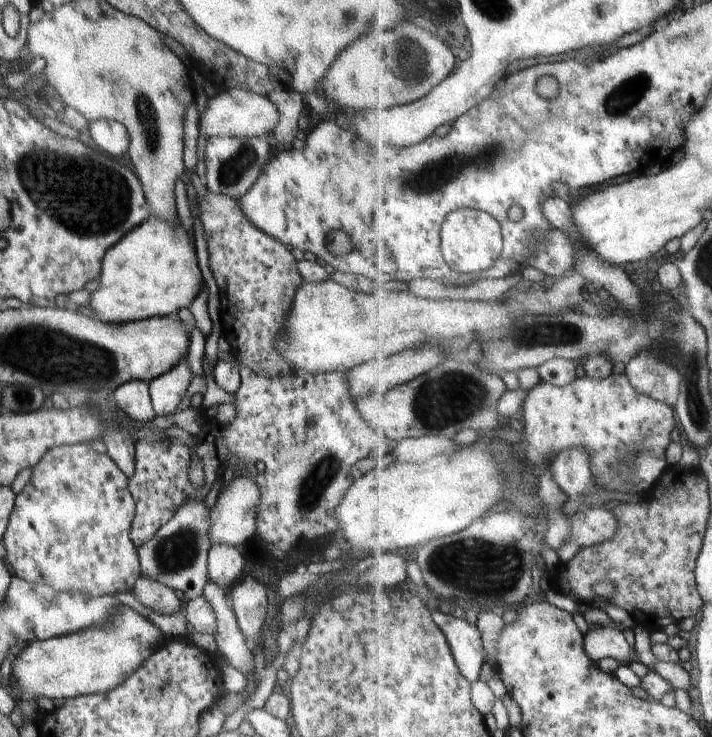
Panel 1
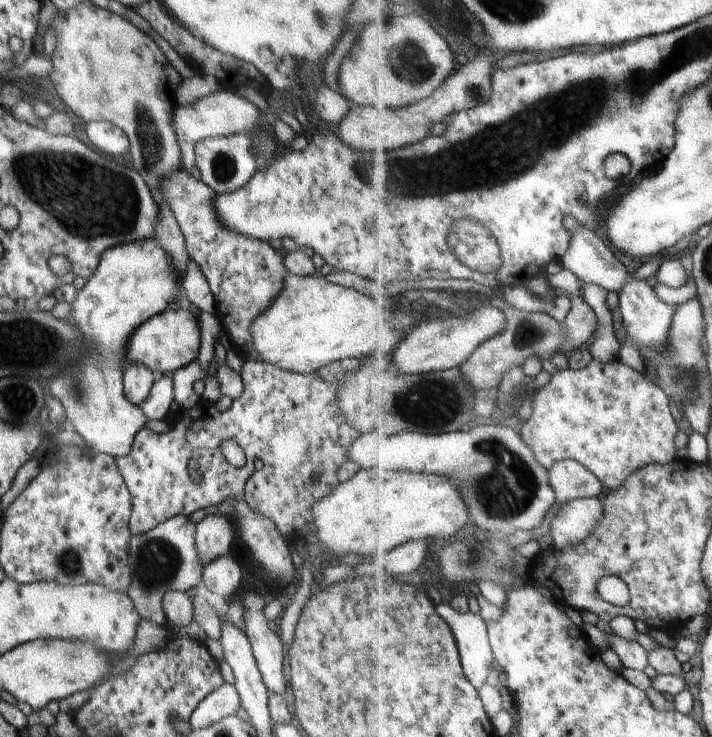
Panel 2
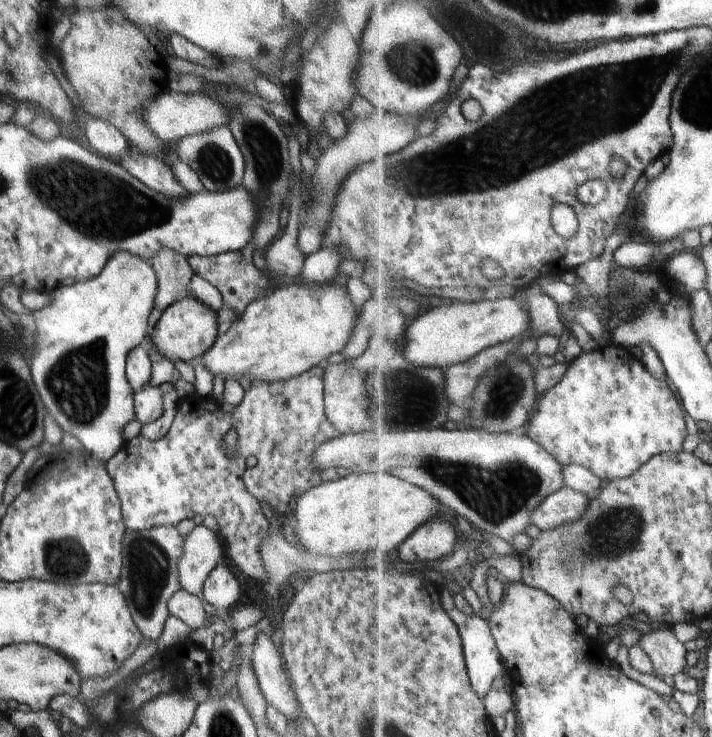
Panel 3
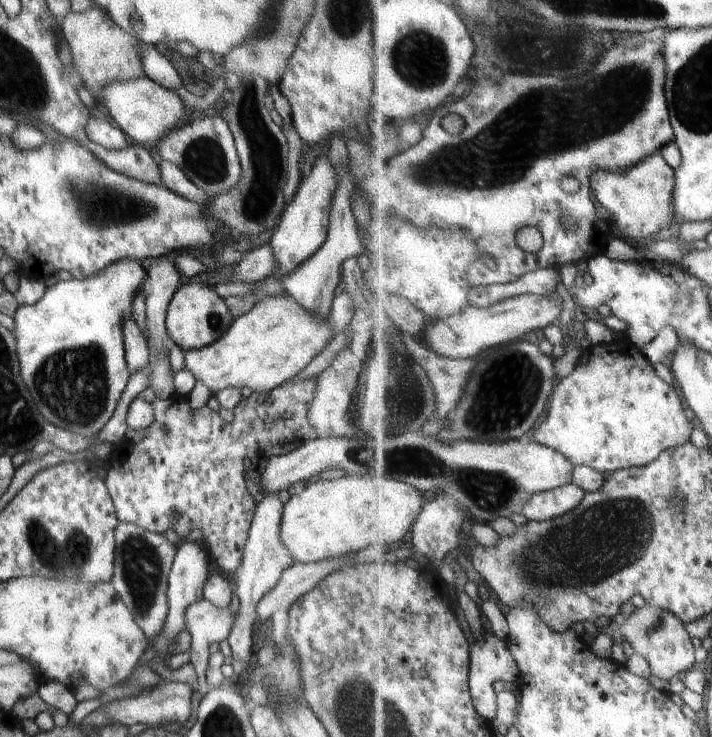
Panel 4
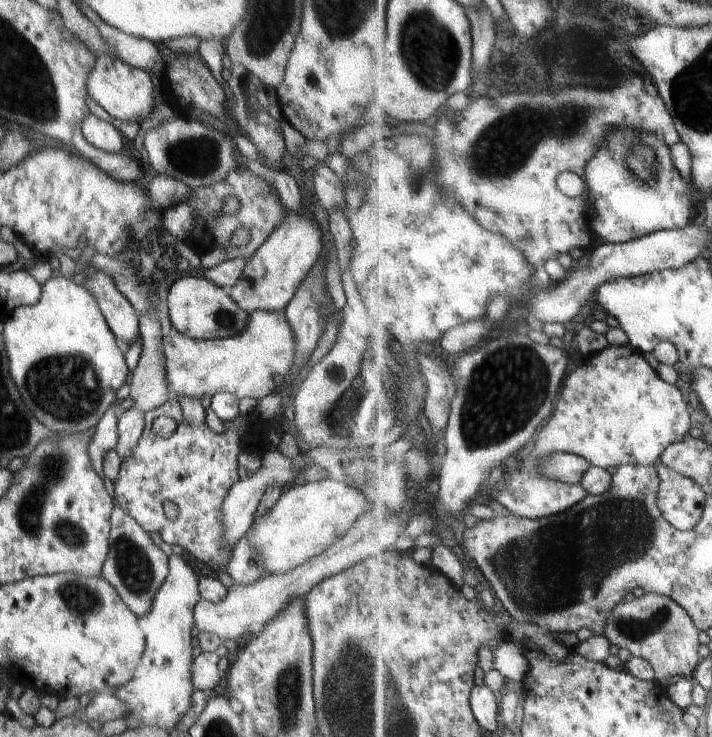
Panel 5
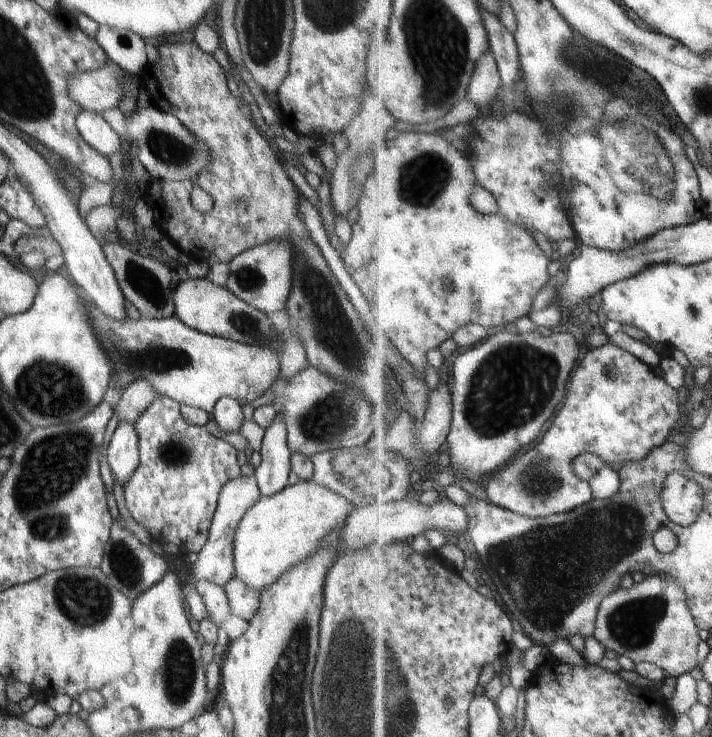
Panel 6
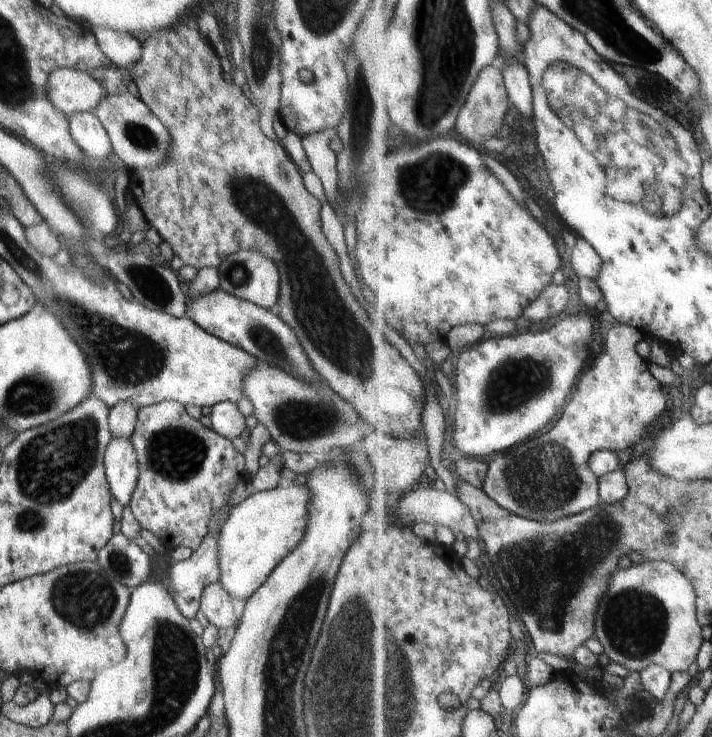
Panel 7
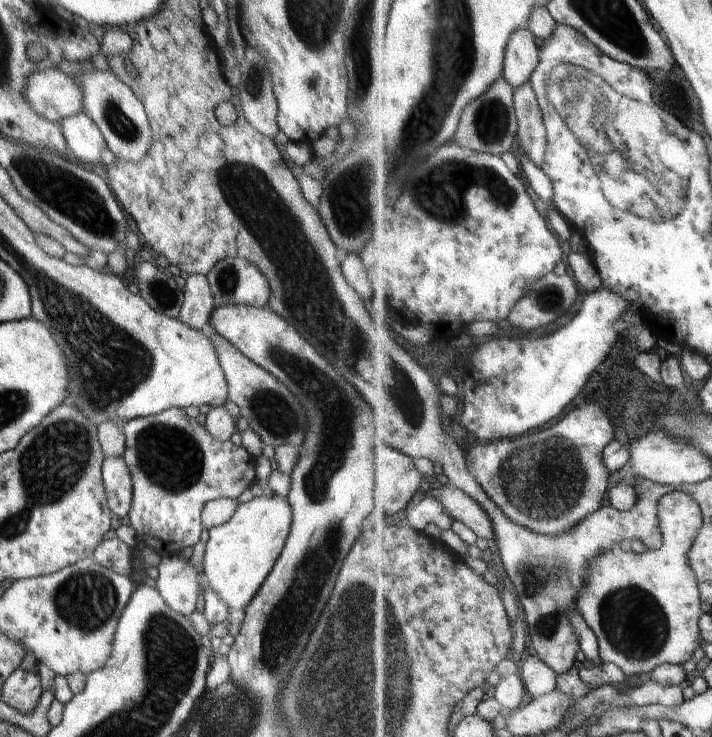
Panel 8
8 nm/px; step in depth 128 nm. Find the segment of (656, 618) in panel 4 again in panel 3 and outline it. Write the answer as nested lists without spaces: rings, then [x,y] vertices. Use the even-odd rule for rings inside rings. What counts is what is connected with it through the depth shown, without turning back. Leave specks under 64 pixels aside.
[[[671,626],[645,634],[639,644],[650,654],[655,672],[662,676],[676,676],[689,668],[688,646],[671,630]]]

